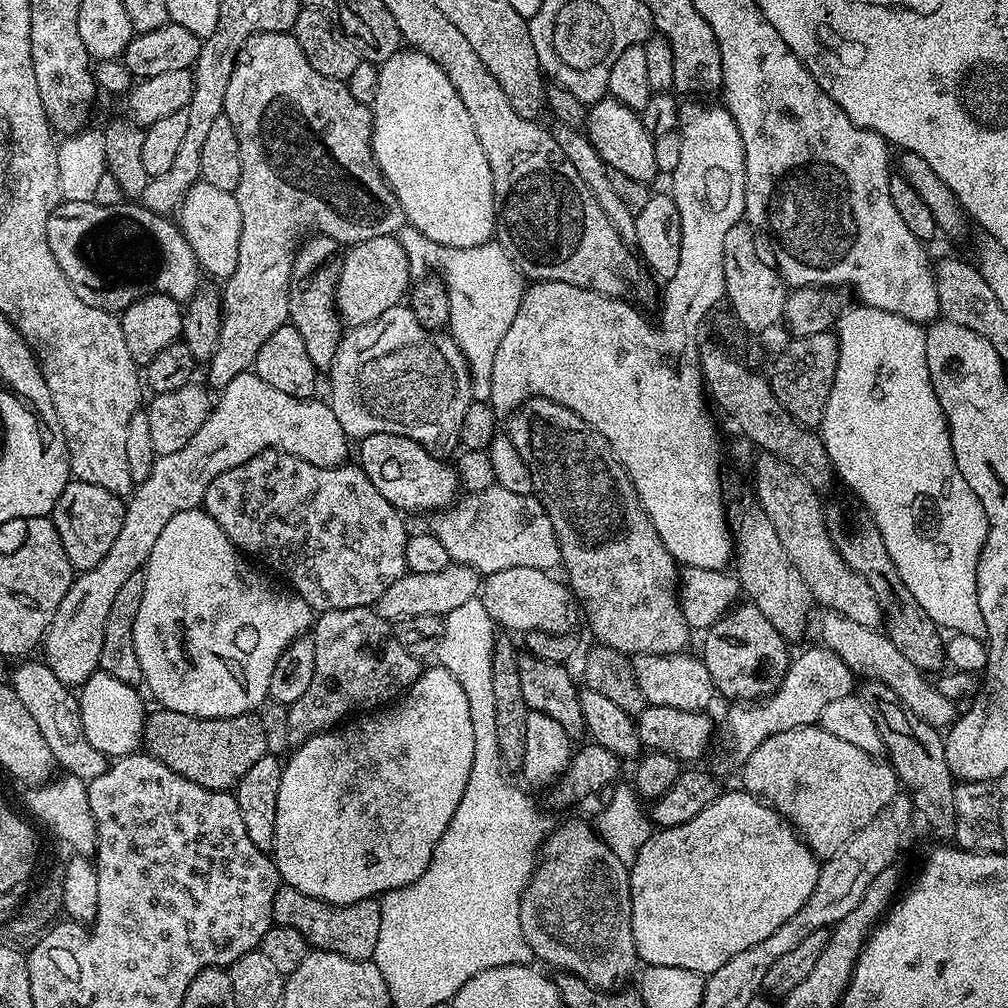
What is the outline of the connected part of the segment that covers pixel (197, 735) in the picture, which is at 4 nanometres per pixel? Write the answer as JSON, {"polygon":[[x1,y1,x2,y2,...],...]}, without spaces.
{"polygon":[[160,708,145,719,142,744,147,755,170,766,174,774,182,774,182,778,190,778,198,786,219,792,235,789,242,774,258,758,269,755,266,730,262,730,259,715,251,712,226,718,198,718]]}

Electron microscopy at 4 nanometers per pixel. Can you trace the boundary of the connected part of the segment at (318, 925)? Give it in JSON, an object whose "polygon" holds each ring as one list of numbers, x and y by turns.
{"polygon":[[282,886,274,894,272,919,277,924,294,926,294,930,298,930,298,934,306,937,313,949,321,952,337,952,355,960,372,960,375,957,378,946,378,926,382,926,380,905,375,899,363,900,357,904,331,904,325,900,310,898,310,894,302,894,302,890,294,890,287,886]]}

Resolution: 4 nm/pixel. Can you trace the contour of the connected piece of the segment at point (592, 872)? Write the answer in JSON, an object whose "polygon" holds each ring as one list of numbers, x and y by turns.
{"polygon":[[572,820,548,833,538,857,532,880,521,898,522,934,537,961,545,960,561,973,577,976,591,988,616,990,638,965,634,934,632,933,632,899,630,898,629,865,623,864,606,846,591,823]]}

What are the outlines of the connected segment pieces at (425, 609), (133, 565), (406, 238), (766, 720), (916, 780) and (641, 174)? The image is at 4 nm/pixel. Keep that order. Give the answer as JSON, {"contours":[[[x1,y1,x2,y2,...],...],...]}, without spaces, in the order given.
{"contours":[[[450,562,438,574,418,574,408,572,402,578,382,594,382,598,376,601,374,607,380,613,382,619,395,622,406,618,418,618,418,614,434,614,445,617,458,606,478,596,482,587,481,573,475,572,465,564]],[[249,370,238,374,238,378,234,378,234,382,230,382,219,393,218,399,212,405,212,412,206,418,206,422,202,422,199,430,193,434,186,442,186,446,182,446,182,450,174,450,174,454,169,456,157,456,154,466,150,470,150,478,146,478,141,484,135,485,131,496,127,497,124,505,124,517,122,518,122,530,118,530,118,538,114,538,114,546,110,546,110,550,106,550,106,558,102,558,102,562,98,562,98,566,93,568,85,568,73,579,70,590,66,590,66,598,62,598,62,606,58,606,58,614,54,614,54,622,50,622,48,633,42,641,43,663,47,664,50,670,54,670,54,678,58,678,63,684,69,686,79,686,88,681,92,675,96,673,100,666,102,658,102,634,106,631,106,617,110,614,110,606,114,602,114,598,118,594,120,587,126,583,126,578,130,578,130,574,141,571,144,565,147,564,150,558,150,550,154,550,154,542,158,542,158,534,162,534,162,530,166,527,166,522,170,522,170,518,174,518,174,514,182,514,191,508,200,508,204,502,204,495,210,486,210,482,214,482,214,478,218,478,218,474,226,474,226,470,234,470,234,466,242,466,250,458,254,458,260,452,264,452,267,448,274,448,278,452,285,452,291,456,302,458,306,462,310,462,314,466,322,466,323,468,337,468,342,463,349,459,348,444,350,438,342,430,342,422,338,422,338,418,334,418,334,410,331,403,324,404,317,398,294,398,290,394,282,394,282,390,274,390,274,386,270,386,266,382,262,382,262,378,258,378,255,371]],[[411,226,401,228,398,238,406,250,413,273,420,274,423,268,441,268,444,271,442,281,449,296,447,331,455,340,456,345,464,352,464,357,468,363,468,372,472,376,473,401,491,401,494,354,498,354,498,346,502,342,506,330,510,330,510,322,514,322,514,314,518,314,518,306,524,300,525,277,508,256,503,246,497,242,479,244,469,248,447,248,430,238,426,238,418,229]],[[815,647,806,649,797,660,795,657,789,663,788,670,782,678,778,690,771,696,755,702,736,702,729,707,732,709,728,712,728,721,724,724,724,732,728,735,728,744,732,747,732,752,737,758,754,754,754,750,758,746,762,746,762,742,766,742,766,738,770,738,774,734,782,734,782,730,794,730,798,726,817,723,822,710,826,710,826,706,830,706,830,702,835,702,837,698,851,696,857,691,857,673,853,672,847,662,826,647]],[[868,680,859,689,858,695,866,702,870,714,874,714,874,726,882,734,887,763,896,772,896,779,903,791,912,799,912,807,941,836,941,841,948,842,956,834,956,815,954,814,954,790,956,784,950,766,946,762,944,736,941,729,930,726,907,708,886,686,877,680]],[[611,98,599,100,597,104,588,108,588,119,586,121,586,135,590,143,593,144,594,150,598,152,609,168,622,170,626,178,634,178,634,182,642,182,651,185,652,179,658,176,654,160,654,138,642,126,639,111,635,108,628,108,622,102]]]}

